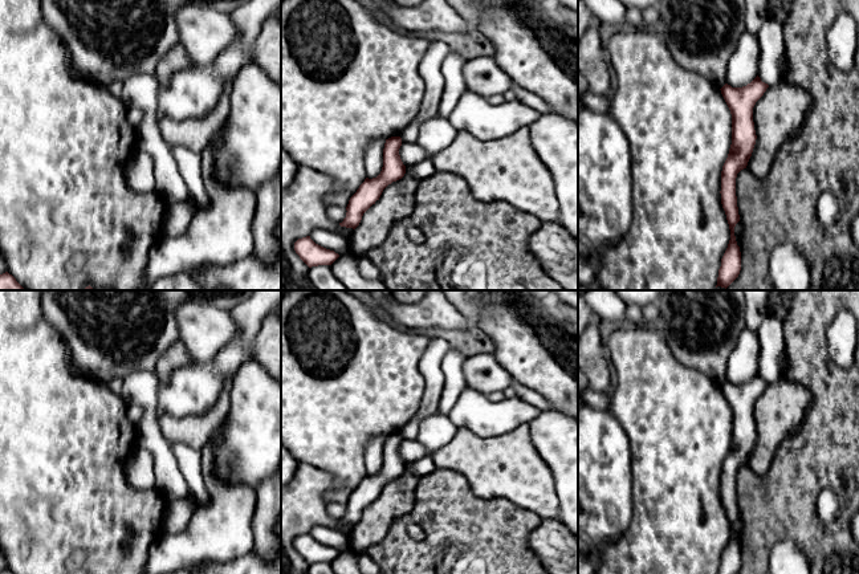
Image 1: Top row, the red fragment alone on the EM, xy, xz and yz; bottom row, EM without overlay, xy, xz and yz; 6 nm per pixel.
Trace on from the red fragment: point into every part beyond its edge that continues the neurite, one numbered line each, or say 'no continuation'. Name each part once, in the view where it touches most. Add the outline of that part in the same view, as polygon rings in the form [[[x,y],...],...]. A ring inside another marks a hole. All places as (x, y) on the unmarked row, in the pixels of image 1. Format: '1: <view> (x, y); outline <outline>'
no continuation

